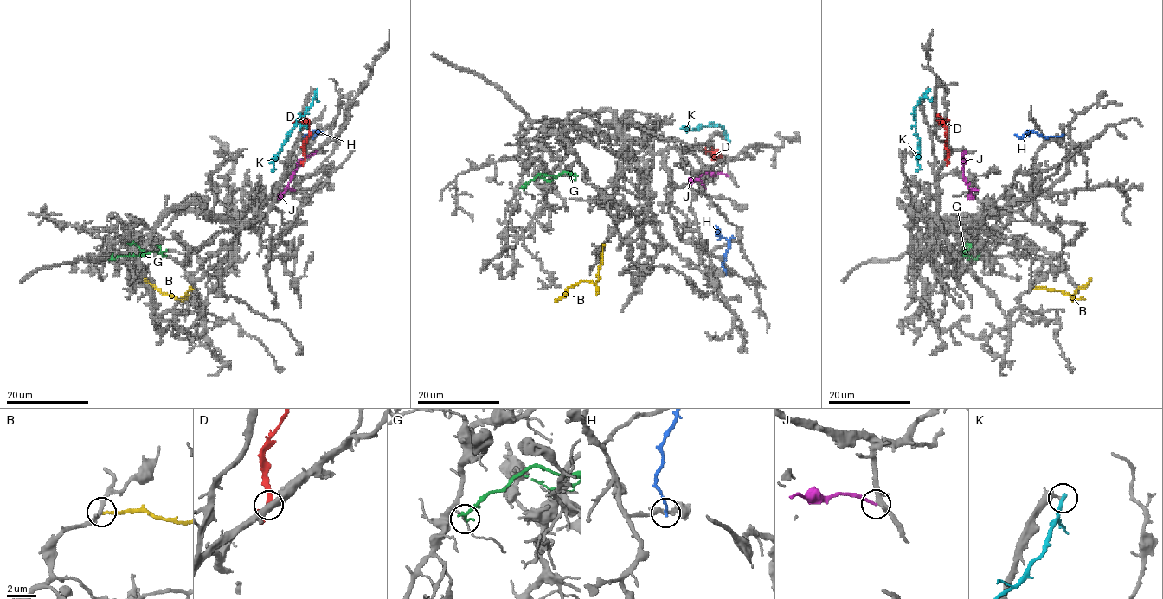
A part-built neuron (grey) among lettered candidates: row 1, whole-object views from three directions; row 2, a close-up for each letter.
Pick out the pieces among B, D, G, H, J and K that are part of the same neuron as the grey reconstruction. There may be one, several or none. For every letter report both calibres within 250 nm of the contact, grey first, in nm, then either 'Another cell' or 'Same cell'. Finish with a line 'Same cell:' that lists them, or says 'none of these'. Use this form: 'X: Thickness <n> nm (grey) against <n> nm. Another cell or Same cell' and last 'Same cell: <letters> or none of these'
B: Thickness 240 nm (grey) against 190 nm. Another cell
D: Thickness 500 nm (grey) against 200 nm. Another cell
G: Thickness 110 nm (grey) against 200 nm. Another cell
H: Thickness 280 nm (grey) against 200 nm. Another cell
J: Thickness 240 nm (grey) against 170 nm. Another cell
K: Thickness 280 nm (grey) against 320 nm. Another cell
Same cell: none of these

